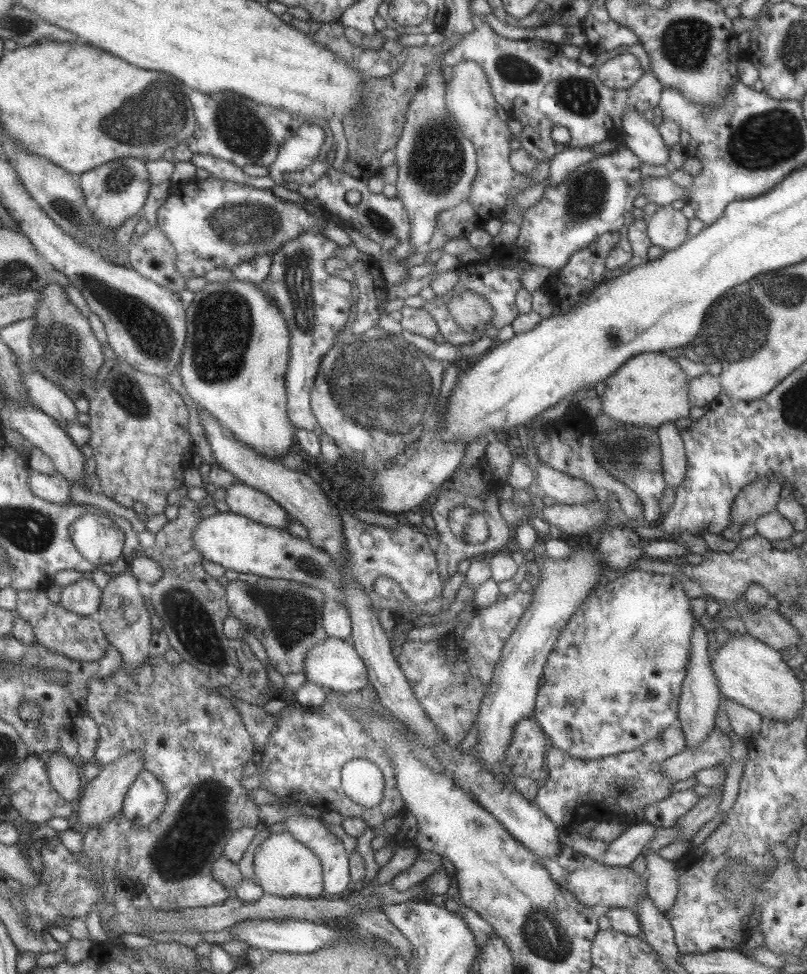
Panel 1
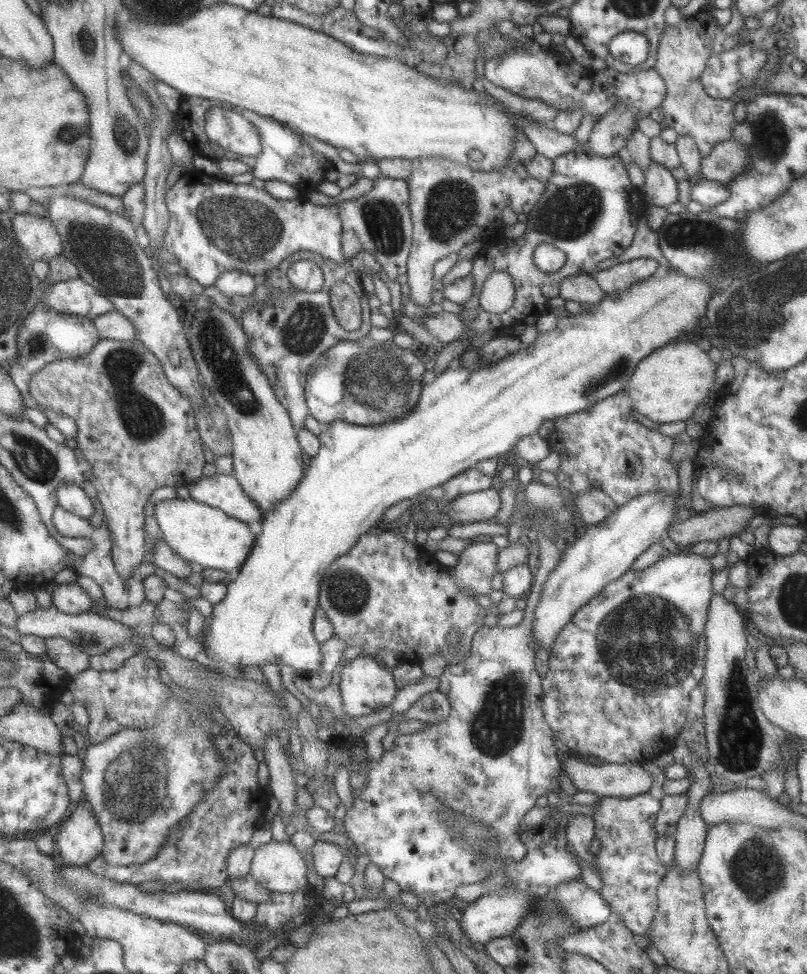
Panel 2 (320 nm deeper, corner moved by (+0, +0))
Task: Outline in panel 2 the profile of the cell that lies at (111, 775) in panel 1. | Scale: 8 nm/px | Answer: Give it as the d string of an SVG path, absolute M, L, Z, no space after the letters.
M88 801L75 806L59 829L56 839L65 864L83 867L103 855L105 835Z

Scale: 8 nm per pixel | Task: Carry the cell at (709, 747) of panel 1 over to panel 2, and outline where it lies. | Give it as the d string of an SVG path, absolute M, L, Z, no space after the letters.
M562 755L562 772L577 791L592 792L599 797L630 797L648 792L651 777L637 763L587 764L577 758Z

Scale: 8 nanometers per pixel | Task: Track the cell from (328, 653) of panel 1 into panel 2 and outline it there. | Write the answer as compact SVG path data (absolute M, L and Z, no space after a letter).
M357 656L341 667L338 690L342 700L343 713L350 717L363 716L363 714L377 712L391 706L396 689L391 669L386 668L374 656Z

